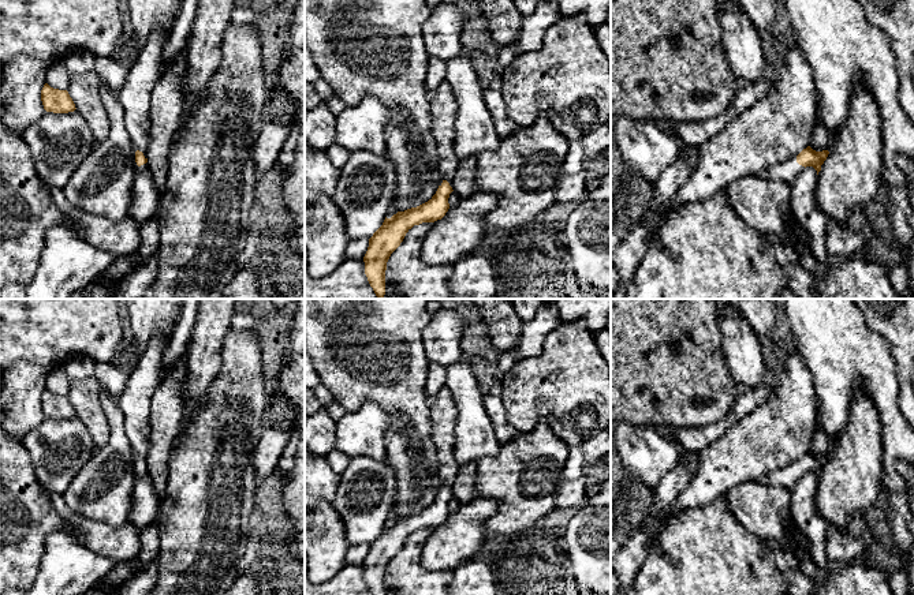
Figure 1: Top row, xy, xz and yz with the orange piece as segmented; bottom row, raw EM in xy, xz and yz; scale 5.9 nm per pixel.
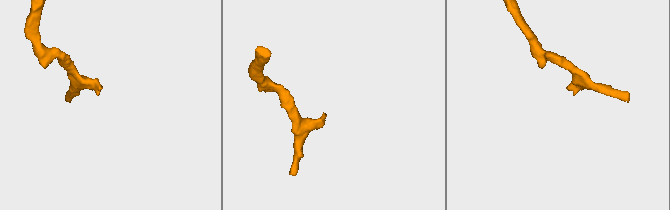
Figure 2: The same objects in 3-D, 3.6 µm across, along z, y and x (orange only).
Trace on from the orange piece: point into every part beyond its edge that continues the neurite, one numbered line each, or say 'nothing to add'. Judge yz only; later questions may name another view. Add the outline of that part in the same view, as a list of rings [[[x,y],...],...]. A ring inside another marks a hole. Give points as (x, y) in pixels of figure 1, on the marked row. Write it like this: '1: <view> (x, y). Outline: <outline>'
1: yz (787, 171). Outline: [[[797,156],[783,162],[775,164],[762,172],[758,172],[756,176],[772,182],[784,182],[791,186],[805,168],[797,162]]]

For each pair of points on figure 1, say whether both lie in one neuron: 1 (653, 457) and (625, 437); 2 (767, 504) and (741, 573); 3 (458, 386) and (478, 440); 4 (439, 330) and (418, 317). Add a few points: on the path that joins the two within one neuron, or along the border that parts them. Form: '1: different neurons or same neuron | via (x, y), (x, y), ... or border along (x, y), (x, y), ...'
1: same neuron | via (646, 455), (631, 441)
2: different neurons | border along (732, 512), (760, 539)
3: same neuron | via (469, 400), (473, 426)
4: different neurons | border along (432, 317), (422, 332), (425, 355)

